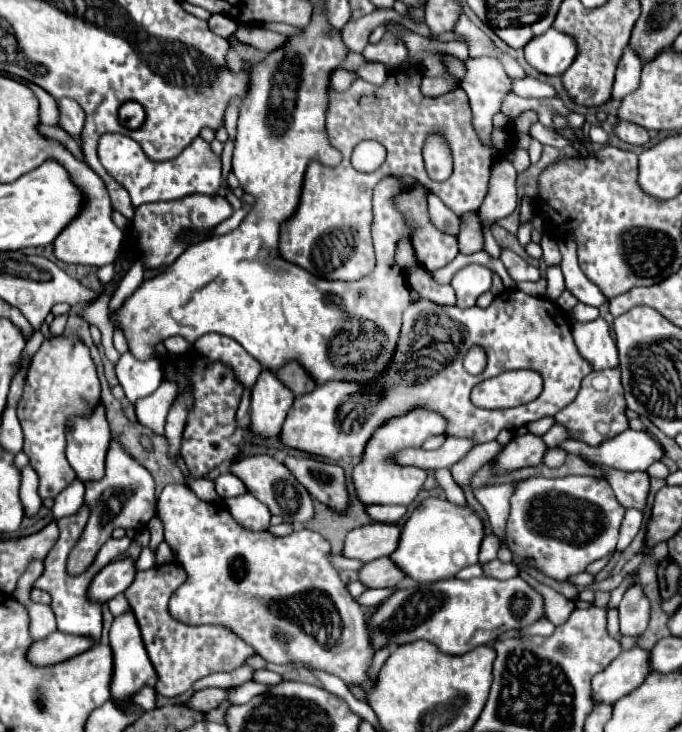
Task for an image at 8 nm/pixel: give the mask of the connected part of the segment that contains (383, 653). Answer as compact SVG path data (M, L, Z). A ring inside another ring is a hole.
M386 647L375 652L372 663L367 672L371 680L375 680L377 678L380 668L382 667L389 655L390 650Z

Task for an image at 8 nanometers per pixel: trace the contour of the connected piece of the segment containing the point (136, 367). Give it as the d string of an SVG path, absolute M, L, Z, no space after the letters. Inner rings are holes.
M126 352L116 366L116 376L120 386L124 388L126 398L130 398L130 402L135 404L138 398L152 394L160 386L160 382L164 380L164 368L156 358L140 362L132 358L130 352Z

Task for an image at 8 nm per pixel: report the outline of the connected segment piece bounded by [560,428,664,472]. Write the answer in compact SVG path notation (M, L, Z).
M624 430L614 438L604 440L598 446L590 446L586 442L580 440L566 440L564 444L560 444L569 454L578 454L586 464L590 466L606 466L606 468L616 468L616 470L624 470L624 472L644 472L652 462L660 460L664 456L664 450L658 446L656 440L652 440L650 434L646 432L638 432L638 430Z

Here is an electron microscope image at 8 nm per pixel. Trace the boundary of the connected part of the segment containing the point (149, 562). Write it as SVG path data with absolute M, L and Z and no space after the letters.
M144 548L142 552L140 552L140 556L138 556L138 560L136 560L136 570L148 570L148 568L152 568L154 566L154 552L150 550L150 548Z

